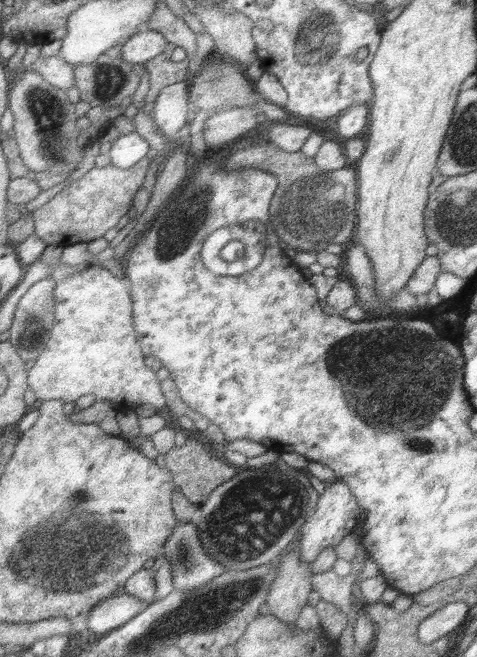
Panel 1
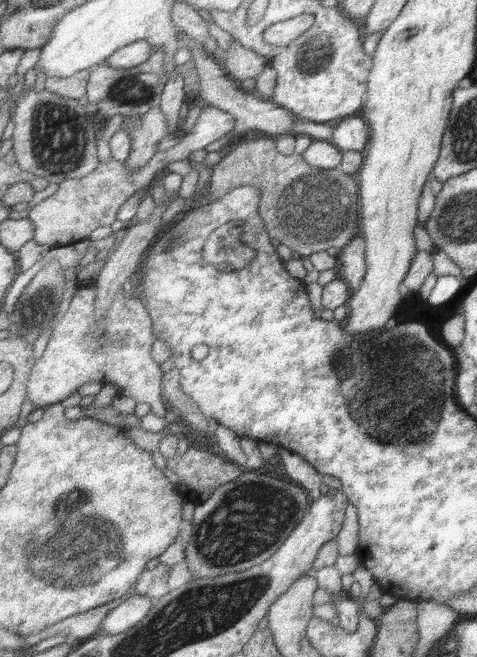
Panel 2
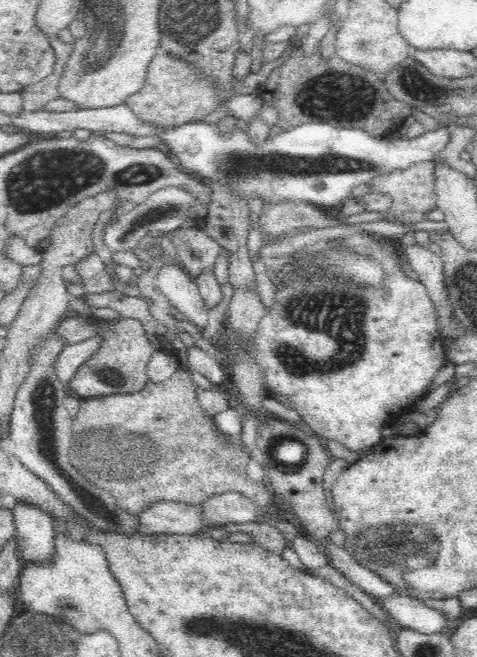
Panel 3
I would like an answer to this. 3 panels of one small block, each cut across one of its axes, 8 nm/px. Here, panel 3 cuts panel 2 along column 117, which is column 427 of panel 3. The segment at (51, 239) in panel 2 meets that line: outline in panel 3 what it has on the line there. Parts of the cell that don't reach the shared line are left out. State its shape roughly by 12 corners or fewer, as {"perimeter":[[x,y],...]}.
{"perimeter":[[434,162],[370,182],[394,198],[388,218],[418,222],[438,208]]}

